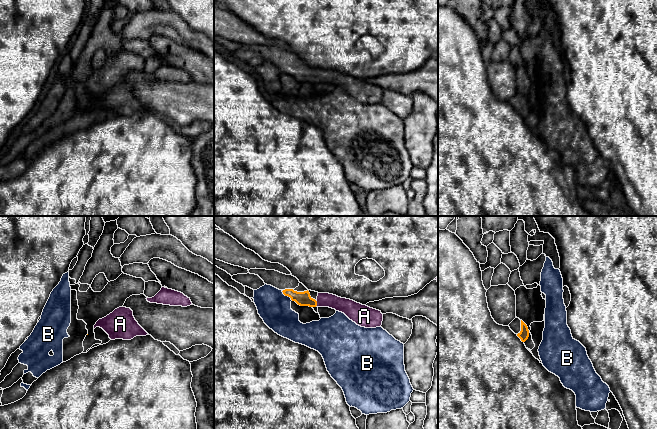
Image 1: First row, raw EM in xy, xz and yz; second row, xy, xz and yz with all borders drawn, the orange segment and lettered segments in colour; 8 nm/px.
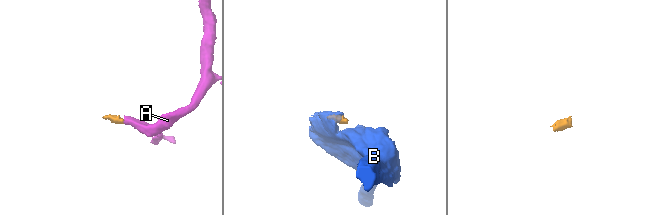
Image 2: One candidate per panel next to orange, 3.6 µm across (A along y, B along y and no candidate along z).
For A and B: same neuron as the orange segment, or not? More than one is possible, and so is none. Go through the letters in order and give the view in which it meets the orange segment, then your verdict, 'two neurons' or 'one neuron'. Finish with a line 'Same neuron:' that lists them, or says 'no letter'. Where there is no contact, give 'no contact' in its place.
A: xz | one neuron
B: xz | two neurons
Same neuron: A

